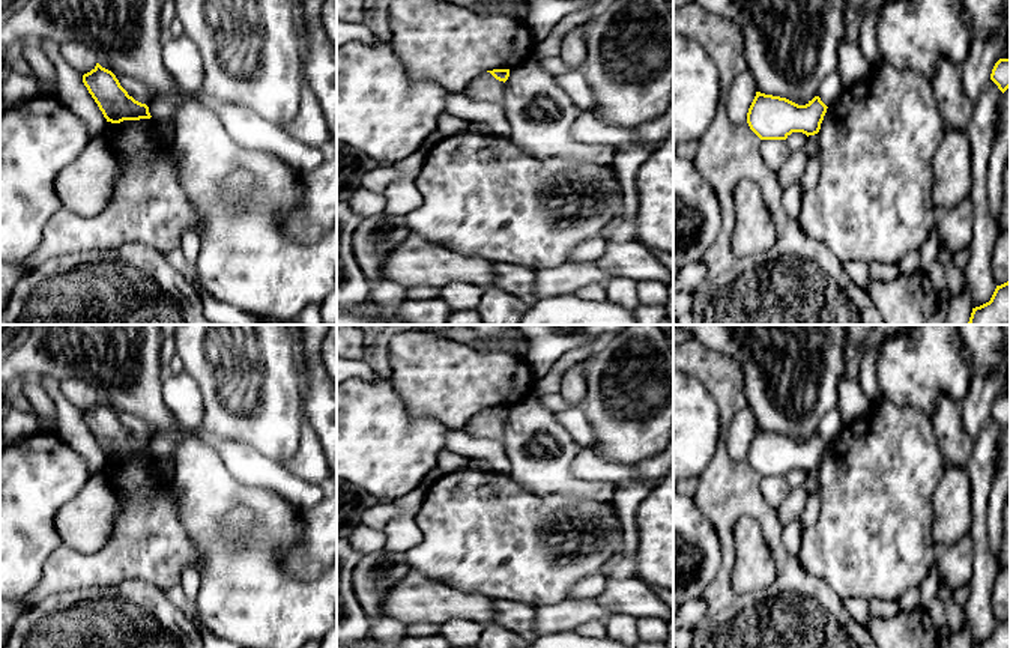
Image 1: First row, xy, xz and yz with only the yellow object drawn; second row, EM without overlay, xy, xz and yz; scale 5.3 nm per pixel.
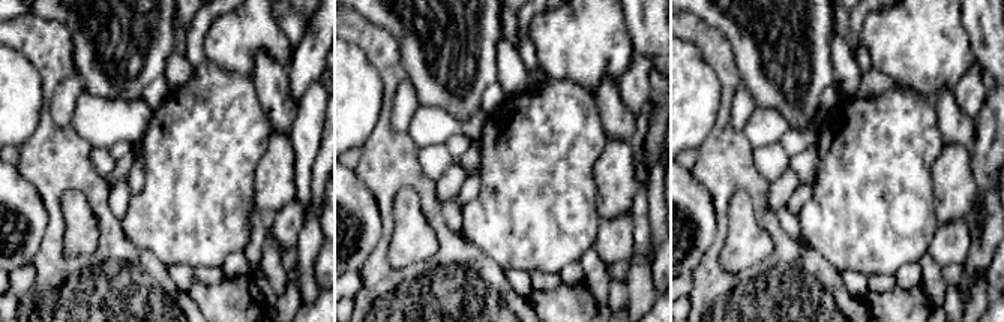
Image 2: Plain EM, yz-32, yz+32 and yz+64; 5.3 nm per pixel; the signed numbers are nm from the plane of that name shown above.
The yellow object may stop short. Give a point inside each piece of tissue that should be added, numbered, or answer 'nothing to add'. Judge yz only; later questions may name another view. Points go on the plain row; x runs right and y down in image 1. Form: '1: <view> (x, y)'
nothing to add

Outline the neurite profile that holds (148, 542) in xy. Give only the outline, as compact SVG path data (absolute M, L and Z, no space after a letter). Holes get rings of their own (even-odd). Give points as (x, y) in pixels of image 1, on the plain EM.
M152 454L107 459L110 465L107 480L117 495L117 511L108 541L93 553L83 553L63 543L56 547L45 561L41 582L24 597L30 607L51 594L119 585L128 580L141 580L164 592L180 585L180 576L188 567L201 574L200 549L182 525L173 480L158 471L155 460Z

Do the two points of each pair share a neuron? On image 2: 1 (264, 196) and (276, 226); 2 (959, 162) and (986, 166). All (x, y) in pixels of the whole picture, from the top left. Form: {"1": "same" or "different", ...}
{"1": "different", "2": "different"}

